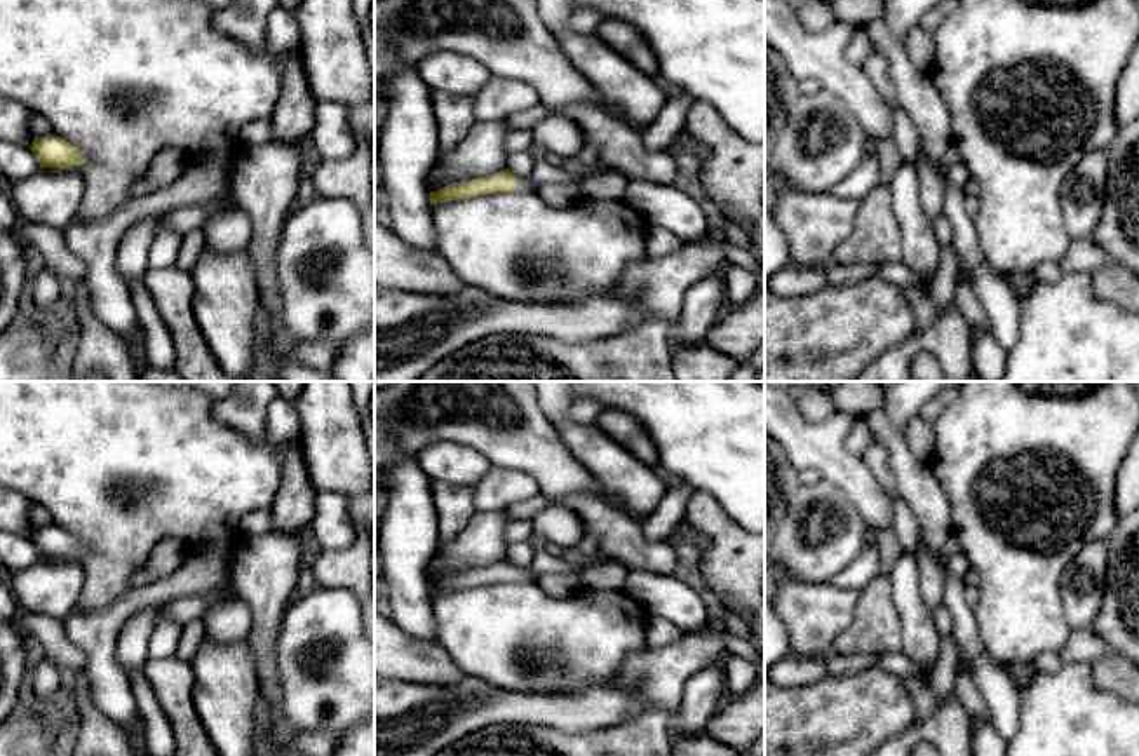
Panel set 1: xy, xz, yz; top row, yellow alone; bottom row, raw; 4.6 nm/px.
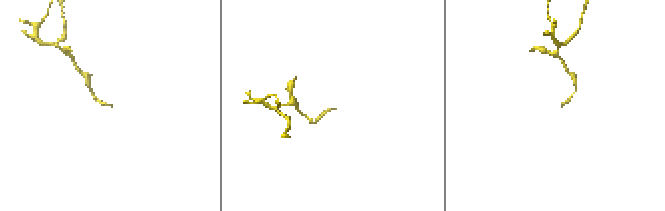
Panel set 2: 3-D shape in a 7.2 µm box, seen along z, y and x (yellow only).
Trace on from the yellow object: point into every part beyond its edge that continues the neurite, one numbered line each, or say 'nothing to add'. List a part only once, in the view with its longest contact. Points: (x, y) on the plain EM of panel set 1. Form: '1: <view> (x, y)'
1: xz (523, 573)

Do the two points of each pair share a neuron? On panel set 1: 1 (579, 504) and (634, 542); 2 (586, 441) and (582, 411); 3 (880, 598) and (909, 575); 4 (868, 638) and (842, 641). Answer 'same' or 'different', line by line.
1: same
2: different
3: different
4: same

